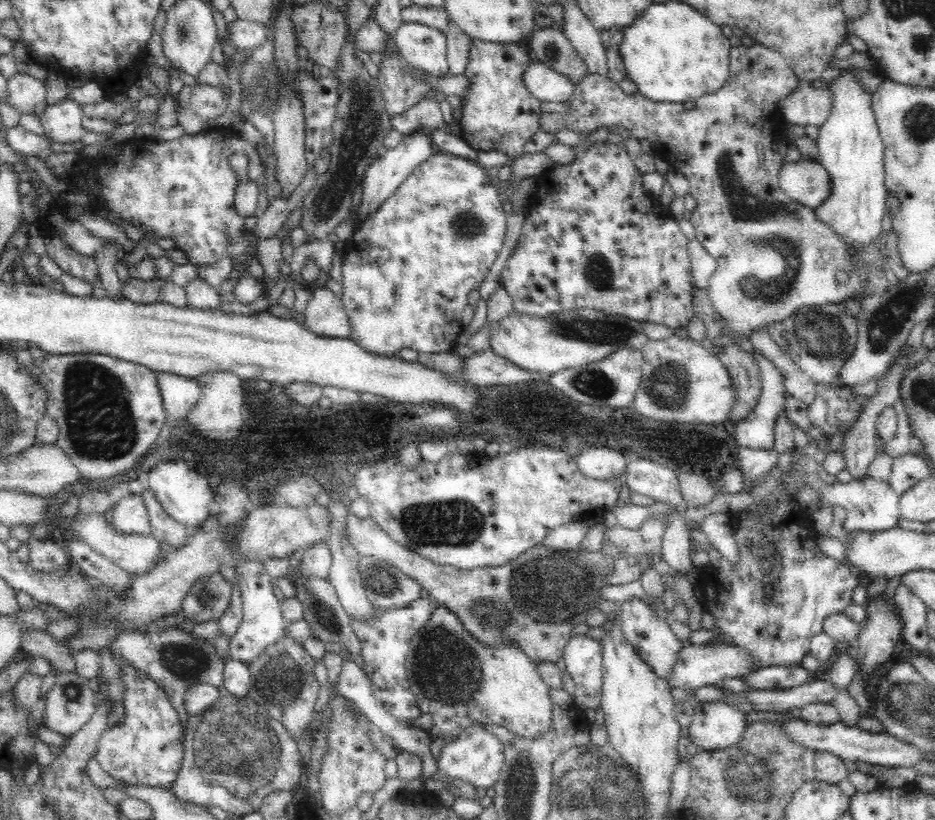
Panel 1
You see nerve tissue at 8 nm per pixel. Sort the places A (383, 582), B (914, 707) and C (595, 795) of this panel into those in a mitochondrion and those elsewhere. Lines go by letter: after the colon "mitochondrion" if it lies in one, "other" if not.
A: mitochondrion
B: mitochondrion
C: mitochondrion

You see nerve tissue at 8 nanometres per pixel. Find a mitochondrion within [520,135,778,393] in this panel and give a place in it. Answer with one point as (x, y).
(601, 332)

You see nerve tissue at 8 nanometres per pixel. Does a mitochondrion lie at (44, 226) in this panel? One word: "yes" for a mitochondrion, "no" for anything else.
no

